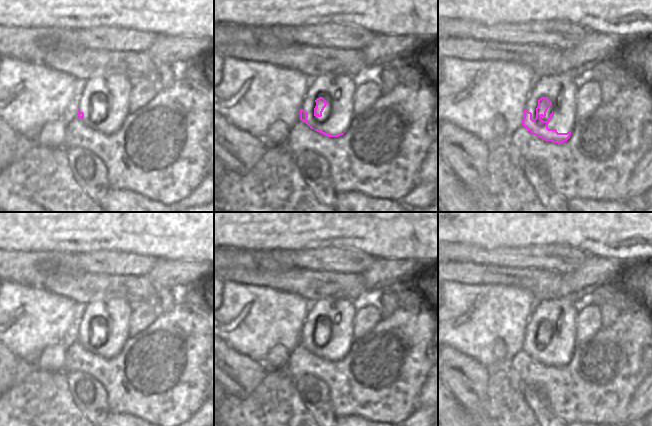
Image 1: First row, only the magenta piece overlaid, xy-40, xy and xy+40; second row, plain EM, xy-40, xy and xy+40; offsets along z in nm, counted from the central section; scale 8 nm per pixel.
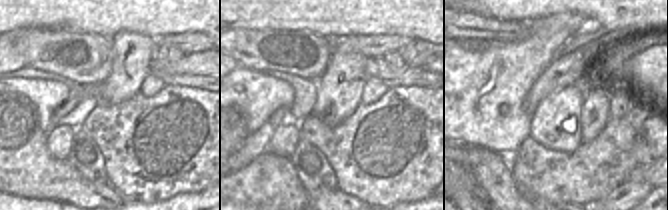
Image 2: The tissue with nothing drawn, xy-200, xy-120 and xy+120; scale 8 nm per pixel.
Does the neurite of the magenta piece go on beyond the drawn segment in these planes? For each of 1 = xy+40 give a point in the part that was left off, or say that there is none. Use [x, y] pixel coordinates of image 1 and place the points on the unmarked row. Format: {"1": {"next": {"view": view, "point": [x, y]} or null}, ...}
{"1": {"next": {"view": "xy+40", "point": [561, 314]}}}

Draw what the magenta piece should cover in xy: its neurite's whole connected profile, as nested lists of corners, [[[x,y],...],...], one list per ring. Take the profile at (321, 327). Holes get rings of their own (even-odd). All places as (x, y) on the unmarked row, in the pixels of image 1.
[[[321,299],[310,303],[310,310],[300,334],[300,344],[327,361],[343,359],[348,354],[354,340],[352,332],[356,311],[354,304],[349,299]]]

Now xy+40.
[[[574,299],[541,301],[528,320],[522,349],[545,365],[567,365],[576,348],[576,318],[581,310],[580,301]]]

